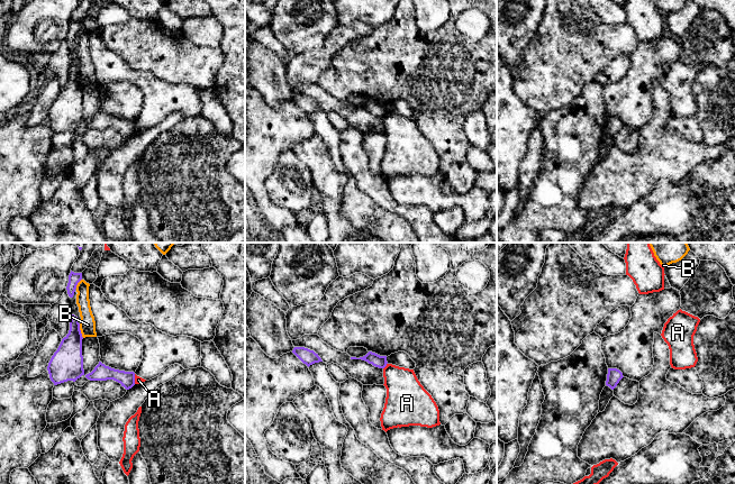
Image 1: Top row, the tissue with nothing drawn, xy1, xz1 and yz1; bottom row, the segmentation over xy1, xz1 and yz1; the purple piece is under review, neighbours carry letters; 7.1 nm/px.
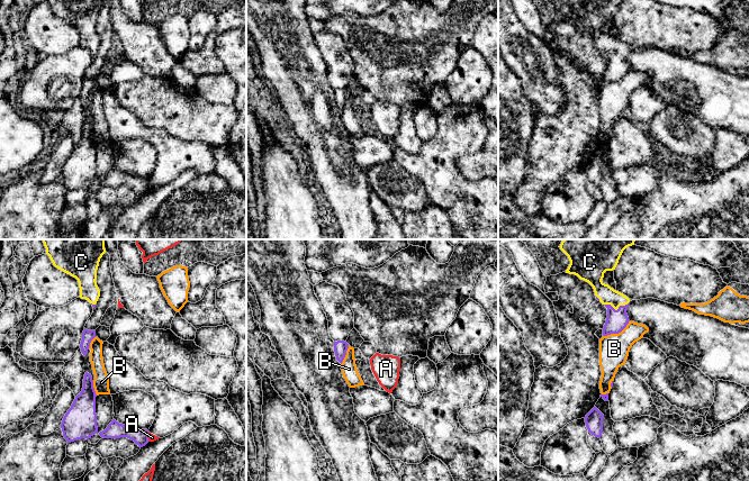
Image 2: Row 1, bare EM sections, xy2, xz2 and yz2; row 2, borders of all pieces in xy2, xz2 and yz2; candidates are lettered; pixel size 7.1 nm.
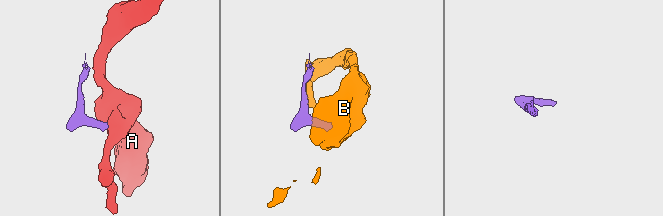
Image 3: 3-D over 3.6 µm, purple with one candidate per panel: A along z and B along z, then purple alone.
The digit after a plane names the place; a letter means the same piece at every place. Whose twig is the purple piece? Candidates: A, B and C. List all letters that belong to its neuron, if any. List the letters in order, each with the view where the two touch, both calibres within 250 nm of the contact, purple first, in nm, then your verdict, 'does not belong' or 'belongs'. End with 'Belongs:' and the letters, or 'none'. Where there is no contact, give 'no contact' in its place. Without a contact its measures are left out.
A: xz1 | 90/280 nm | does not belong
B: yz2 | 150/220 nm | does not belong
C: yz2 | 150/130 nm | belongs
Belongs: C

